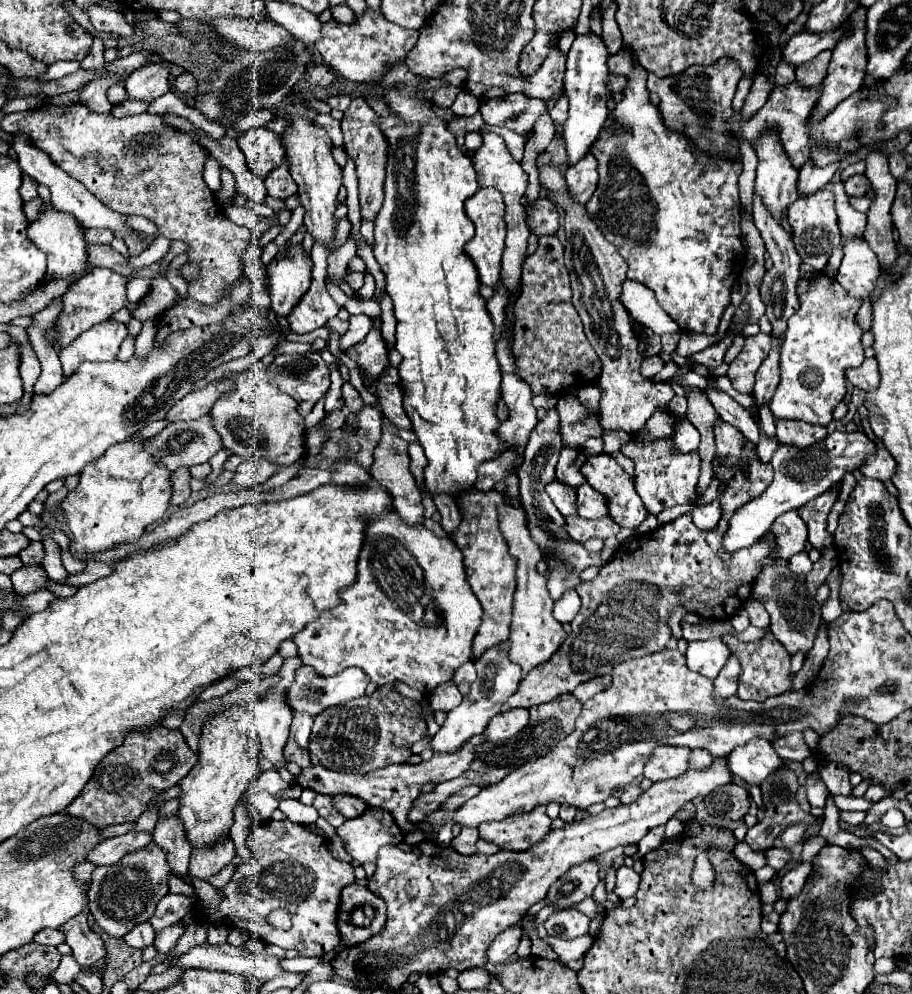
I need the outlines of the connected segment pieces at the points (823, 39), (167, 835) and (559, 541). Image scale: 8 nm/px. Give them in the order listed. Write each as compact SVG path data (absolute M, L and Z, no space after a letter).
M850 20L838 28L838 32L830 32L830 36L826 36L826 32L820 32L820 34L808 34L808 32L800 32L796 36L792 36L784 50L782 50L782 60L786 64L792 64L794 68L812 60L816 54L820 54L822 50L828 50L828 48L834 48L838 38L844 34L844 30L852 28Z
M172 816L160 820L152 836L154 836L154 844L166 852L166 860L172 868L172 874L184 878L188 872L190 844L186 844L186 836L182 836L182 824L178 824L178 818Z
M548 410L548 416L544 420L538 422L538 428L534 428L534 432L530 434L530 440L526 444L524 450L524 462L518 470L518 480L520 480L520 504L526 512L528 518L528 532L532 536L532 540L540 546L544 560L558 560L566 566L572 568L572 572L580 574L582 570L586 570L588 566L604 566L608 560L611 560L620 548L618 540L605 540L604 552L602 554L586 554L586 548L580 542L574 542L568 532L564 530L562 524L554 522L552 518L562 518L562 514L558 512L558 508L554 506L552 498L546 492L546 486L550 482L554 482L556 474L556 462L562 450L562 438L558 436L558 414L552 410Z

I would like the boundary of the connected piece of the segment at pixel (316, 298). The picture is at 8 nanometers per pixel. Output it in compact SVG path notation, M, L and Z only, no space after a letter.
M314 244L312 254L310 254L312 262L314 262L314 270L312 270L312 286L306 292L306 296L298 302L298 308L294 308L294 312L290 312L288 322L290 328L296 334L306 334L312 332L320 326L324 326L332 314L338 314L340 306L334 302L334 298L328 294L326 290L326 248L322 248L322 244Z

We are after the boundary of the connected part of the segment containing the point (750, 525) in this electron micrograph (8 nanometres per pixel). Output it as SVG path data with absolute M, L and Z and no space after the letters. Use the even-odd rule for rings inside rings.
M832 432L822 442L812 444L810 448L798 450L792 446L780 444L780 448L772 456L774 464L774 480L762 492L762 496L754 498L750 504L744 504L730 520L730 528L724 536L724 548L726 552L734 552L740 548L746 548L754 544L758 538L764 536L764 532L770 530L772 522L788 510L802 508L808 500L818 498L820 494L828 492L830 488L838 486L848 472L860 470L860 466L866 462L866 458L874 456L876 444L864 434L864 432Z

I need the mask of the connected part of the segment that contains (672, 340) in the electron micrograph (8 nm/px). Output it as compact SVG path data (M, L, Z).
M664 336L662 338L662 352L660 352L660 358L664 362L672 362L672 352L676 350L678 346L678 336Z

